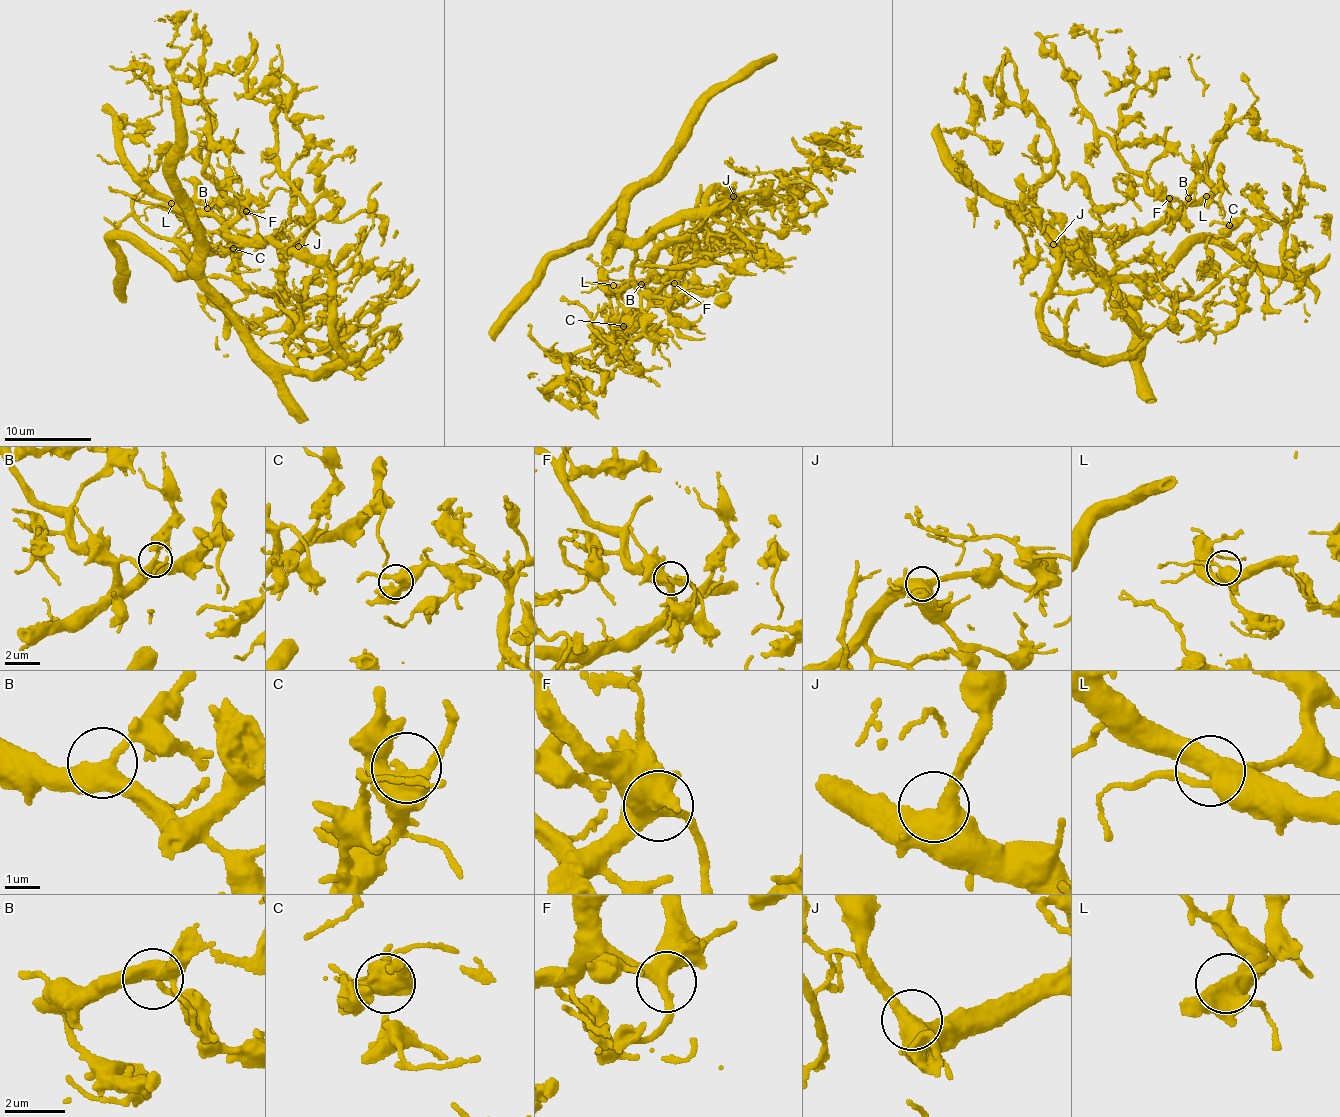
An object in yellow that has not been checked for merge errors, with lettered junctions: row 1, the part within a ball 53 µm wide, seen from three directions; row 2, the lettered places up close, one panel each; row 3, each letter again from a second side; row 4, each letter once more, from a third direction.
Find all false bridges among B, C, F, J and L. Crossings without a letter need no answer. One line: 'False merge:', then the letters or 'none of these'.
False merge: none of these

